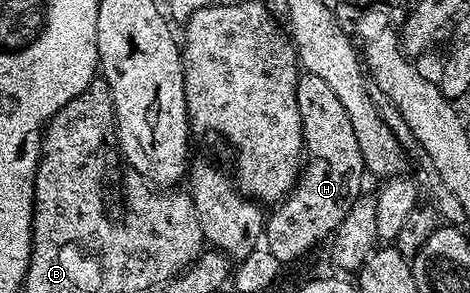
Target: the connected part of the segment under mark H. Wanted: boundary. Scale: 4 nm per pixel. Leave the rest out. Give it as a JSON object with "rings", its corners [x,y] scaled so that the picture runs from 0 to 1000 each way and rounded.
{"rings":[[[643,253],[634,283],[634,362],[640,365],[649,546],[628,635],[564,741],[564,843],[600,898],[649,874],[687,819],[689,833],[774,655],[768,502],[760,502],[751,420],[743,420],[743,392],[715,317],[702,307],[700,283],[679,256]]]}

